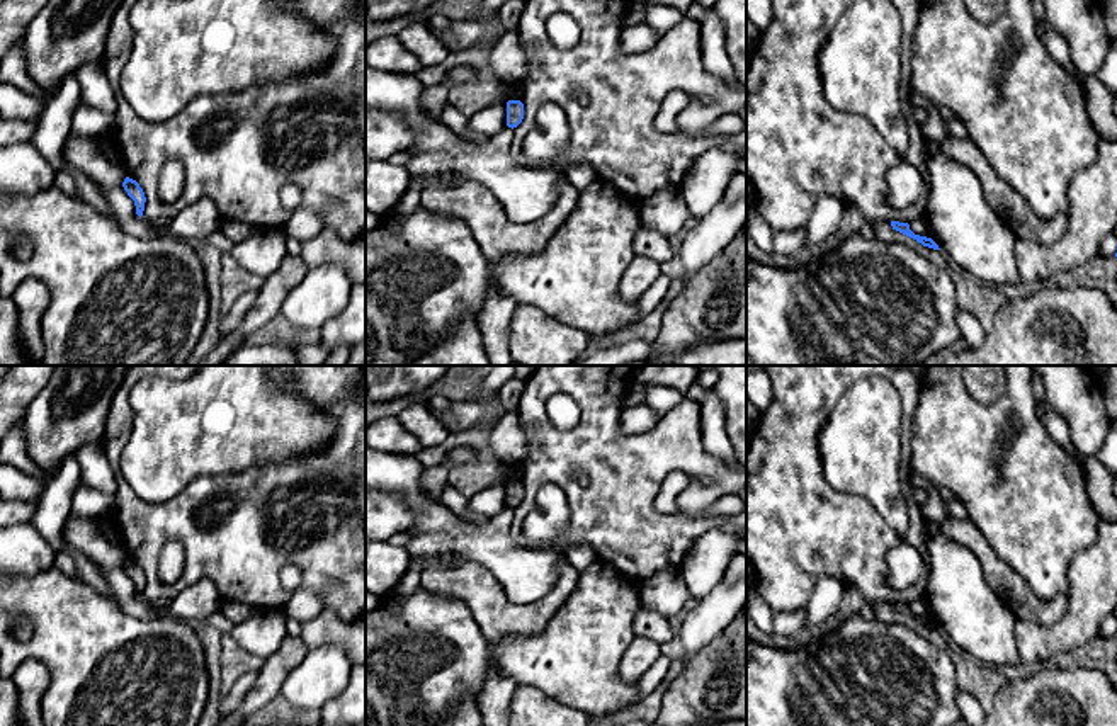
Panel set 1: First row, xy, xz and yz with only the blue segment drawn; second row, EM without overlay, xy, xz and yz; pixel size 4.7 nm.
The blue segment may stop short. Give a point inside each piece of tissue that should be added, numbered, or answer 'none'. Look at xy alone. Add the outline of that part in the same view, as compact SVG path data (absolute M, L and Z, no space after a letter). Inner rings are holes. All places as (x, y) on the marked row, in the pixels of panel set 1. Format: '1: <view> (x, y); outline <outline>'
none

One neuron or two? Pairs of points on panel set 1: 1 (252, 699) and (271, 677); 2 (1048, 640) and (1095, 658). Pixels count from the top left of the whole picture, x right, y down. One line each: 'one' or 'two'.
1: one
2: two

